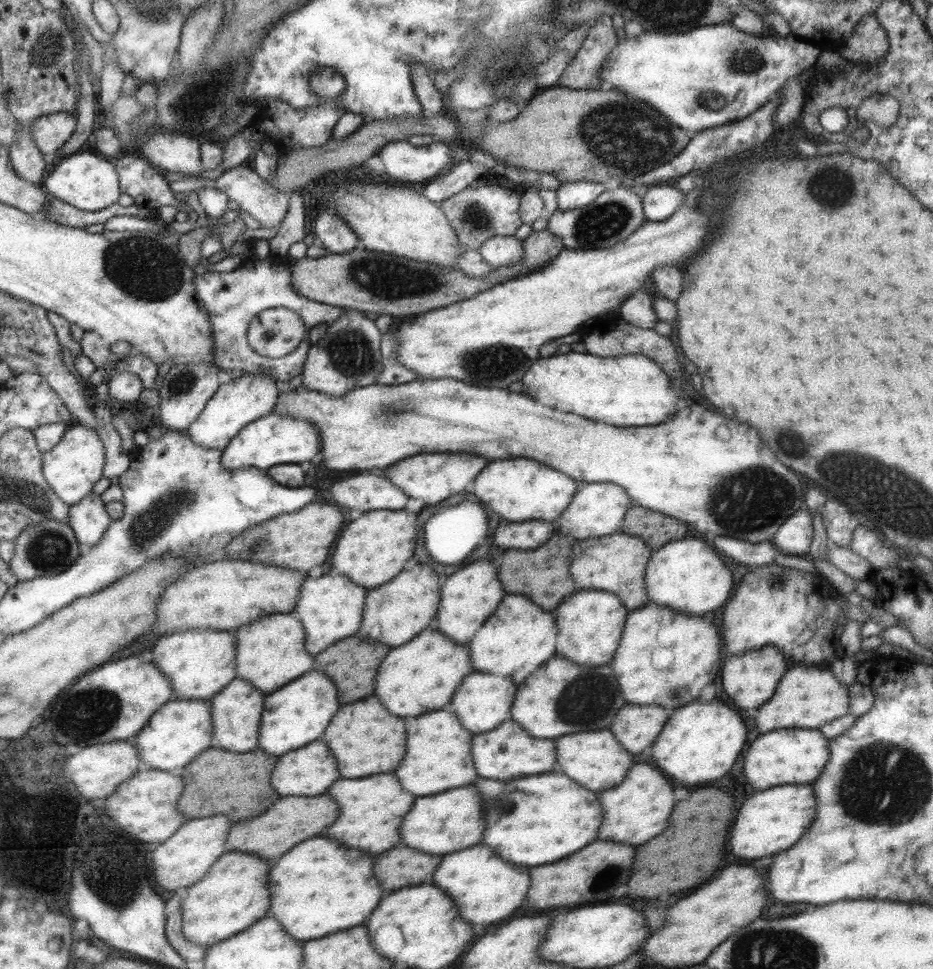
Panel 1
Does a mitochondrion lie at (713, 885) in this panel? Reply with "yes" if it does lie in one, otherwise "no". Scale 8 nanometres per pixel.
no

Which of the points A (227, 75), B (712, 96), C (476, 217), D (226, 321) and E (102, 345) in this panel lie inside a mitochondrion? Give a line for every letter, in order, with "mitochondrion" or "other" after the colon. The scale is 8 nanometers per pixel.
A: mitochondrion
B: mitochondrion
C: mitochondrion
D: other
E: other

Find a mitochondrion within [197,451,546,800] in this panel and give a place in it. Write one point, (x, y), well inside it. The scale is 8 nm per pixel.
(260, 543)

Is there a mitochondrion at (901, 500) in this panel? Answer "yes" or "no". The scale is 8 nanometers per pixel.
yes

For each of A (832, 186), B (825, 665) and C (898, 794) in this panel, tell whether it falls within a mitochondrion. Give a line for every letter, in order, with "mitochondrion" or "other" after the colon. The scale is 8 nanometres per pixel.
A: mitochondrion
B: other
C: mitochondrion

